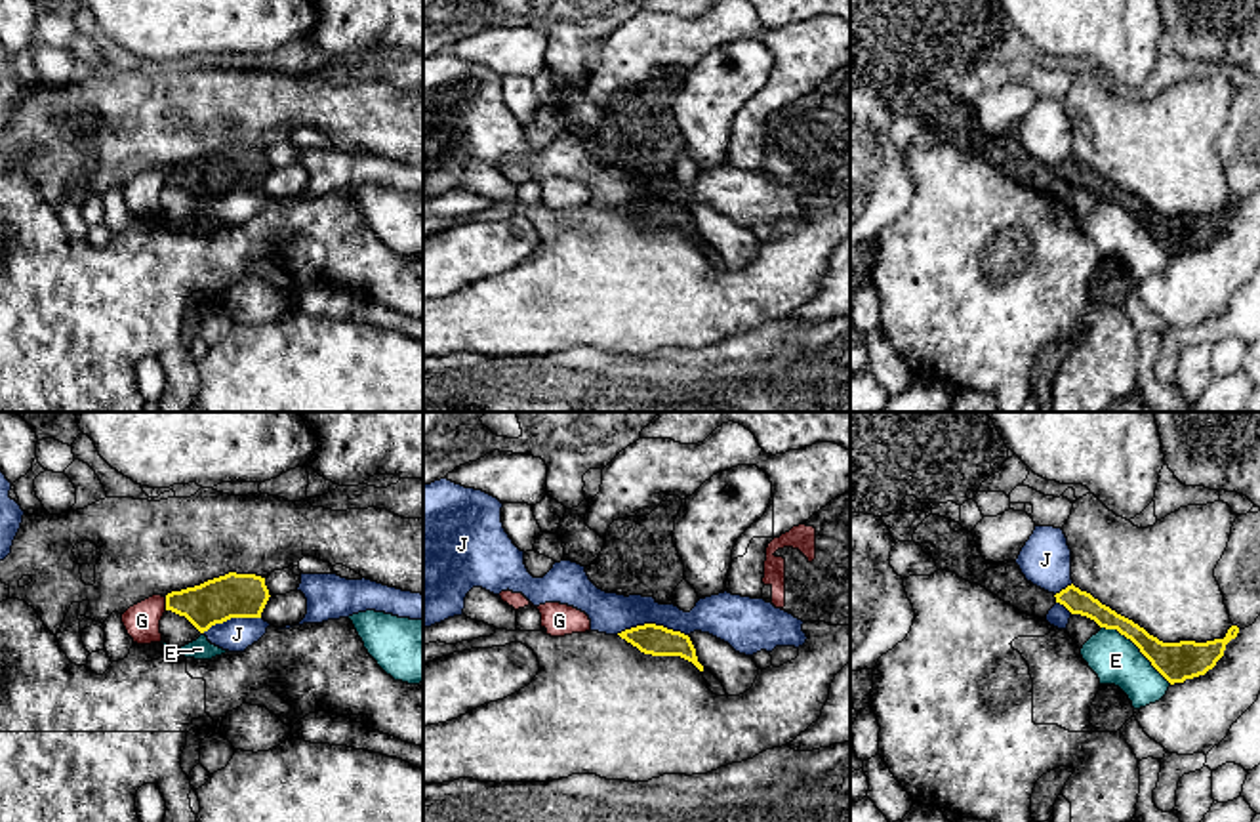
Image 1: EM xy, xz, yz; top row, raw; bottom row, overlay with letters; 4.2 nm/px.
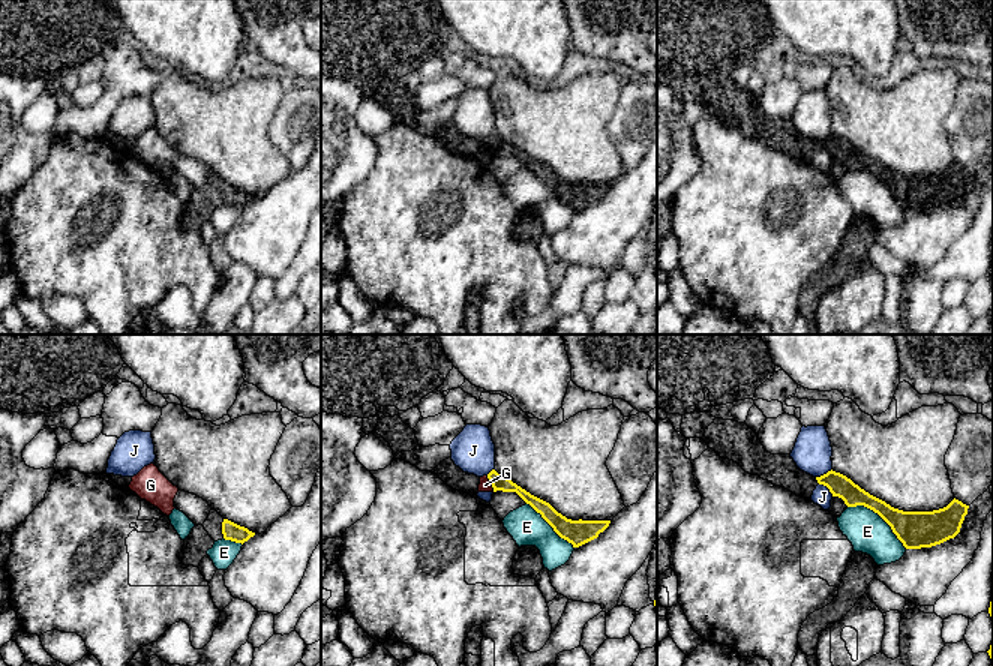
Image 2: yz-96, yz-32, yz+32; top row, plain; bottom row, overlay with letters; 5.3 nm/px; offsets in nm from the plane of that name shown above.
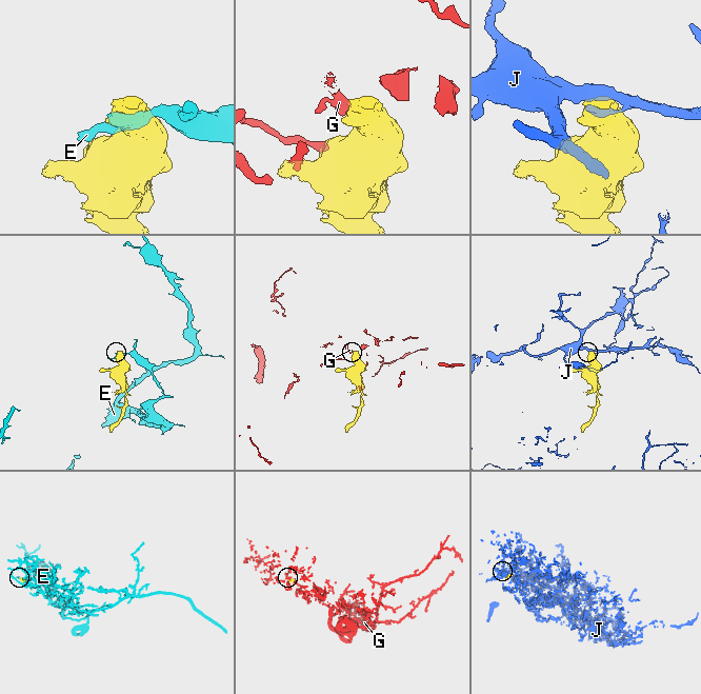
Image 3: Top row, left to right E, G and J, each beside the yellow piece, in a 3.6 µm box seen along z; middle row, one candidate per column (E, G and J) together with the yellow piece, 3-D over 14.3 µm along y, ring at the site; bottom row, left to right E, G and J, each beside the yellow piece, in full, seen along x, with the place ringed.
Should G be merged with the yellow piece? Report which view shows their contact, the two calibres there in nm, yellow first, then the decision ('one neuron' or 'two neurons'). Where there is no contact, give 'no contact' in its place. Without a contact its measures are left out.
contact in xy; calibres 190 and 150 nm; two neurons

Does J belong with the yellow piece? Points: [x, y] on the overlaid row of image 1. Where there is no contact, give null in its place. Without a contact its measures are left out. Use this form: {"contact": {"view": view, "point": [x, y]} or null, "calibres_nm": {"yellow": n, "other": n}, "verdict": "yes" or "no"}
{"contact": {"view": "xz", "point": [652, 624]}, "calibres_nm": {"yellow": 130, "other": 170}, "verdict": "no"}

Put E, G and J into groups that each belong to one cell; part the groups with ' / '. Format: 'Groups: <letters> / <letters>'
Groups: E / G / J

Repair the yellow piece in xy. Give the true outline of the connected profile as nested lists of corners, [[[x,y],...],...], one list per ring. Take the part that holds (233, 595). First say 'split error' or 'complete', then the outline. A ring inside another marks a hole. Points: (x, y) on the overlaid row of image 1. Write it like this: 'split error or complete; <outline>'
complete; [[[229,572],[166,595],[166,610],[185,616],[200,633],[231,618],[261,618],[269,601],[265,578]]]

